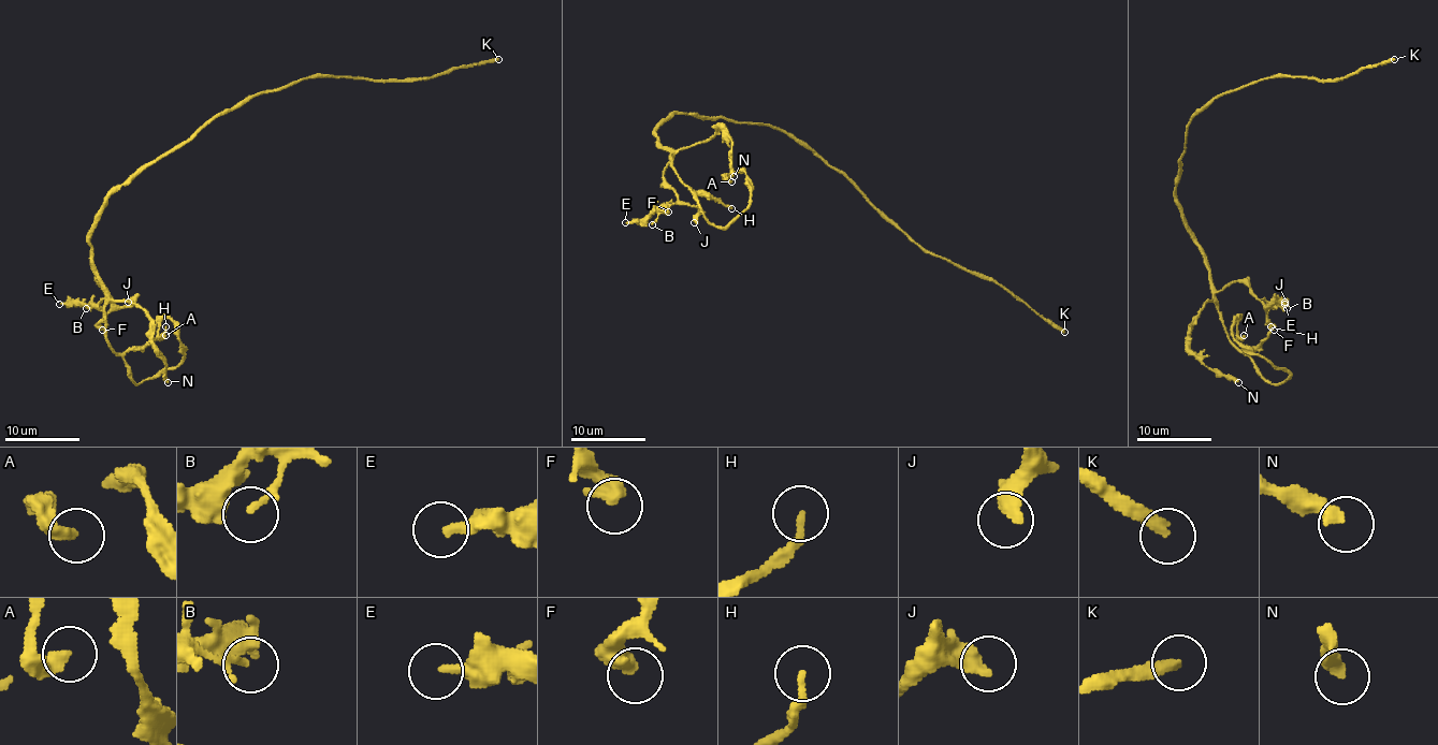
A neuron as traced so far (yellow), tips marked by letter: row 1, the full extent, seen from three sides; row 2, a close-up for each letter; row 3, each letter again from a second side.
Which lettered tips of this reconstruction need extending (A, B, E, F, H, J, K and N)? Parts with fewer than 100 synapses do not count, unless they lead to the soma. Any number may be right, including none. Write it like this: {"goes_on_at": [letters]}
{"goes_on_at": ["K"]}

